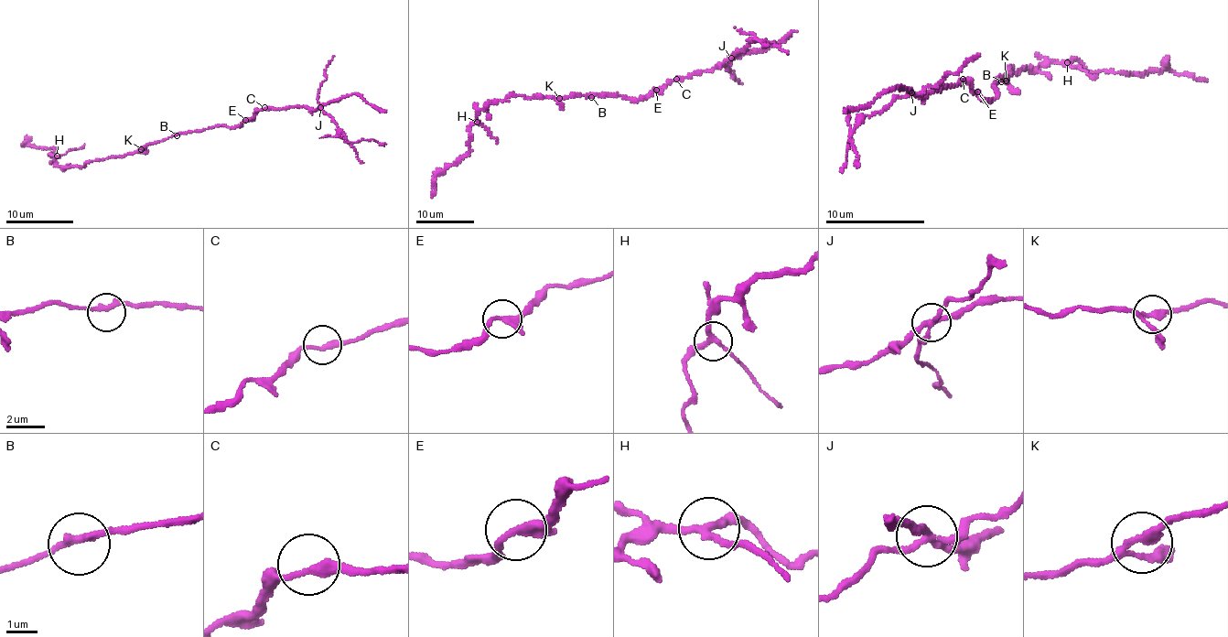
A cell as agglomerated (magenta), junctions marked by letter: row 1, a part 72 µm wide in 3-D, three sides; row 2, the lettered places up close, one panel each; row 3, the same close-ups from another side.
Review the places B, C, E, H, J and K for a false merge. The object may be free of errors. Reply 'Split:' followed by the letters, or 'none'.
Split: J

